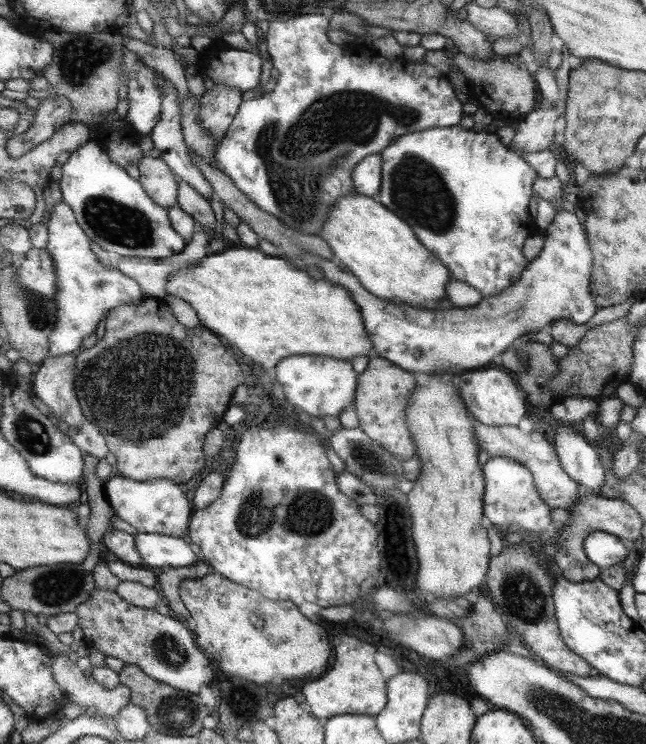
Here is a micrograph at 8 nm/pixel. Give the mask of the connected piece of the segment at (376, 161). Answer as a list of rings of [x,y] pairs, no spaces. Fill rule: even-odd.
[[[380,154],[365,156],[354,167],[352,180],[357,194],[376,198],[382,183],[382,158]]]

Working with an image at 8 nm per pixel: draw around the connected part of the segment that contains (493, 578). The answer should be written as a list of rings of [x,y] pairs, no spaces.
[[[505,546],[489,560],[488,580],[485,592],[503,618],[508,629],[518,634],[522,643],[538,658],[543,665],[552,670],[566,672],[573,676],[587,676],[591,665],[577,656],[564,644],[556,621],[552,599],[553,580],[547,576],[531,554],[523,546]]]

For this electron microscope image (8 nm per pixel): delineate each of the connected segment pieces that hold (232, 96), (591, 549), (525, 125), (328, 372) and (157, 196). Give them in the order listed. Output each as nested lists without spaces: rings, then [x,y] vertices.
[[[215,84],[199,101],[200,111],[196,120],[214,144],[219,144],[231,126],[232,118],[239,111],[243,101],[242,92],[224,84]]]
[[[591,530],[583,541],[585,556],[597,568],[609,568],[628,556],[627,542],[605,531]]]
[[[542,101],[539,109],[525,115],[519,122],[508,148],[517,155],[547,149],[554,140],[553,123],[557,122],[557,117],[556,106],[551,107],[551,104]]]
[[[295,355],[281,359],[275,367],[276,381],[281,385],[285,400],[306,414],[338,417],[353,402],[353,392],[357,374],[353,372],[351,362],[329,358],[328,356]]]
[[[144,156],[137,164],[138,180],[153,201],[161,208],[168,209],[176,205],[178,188],[171,170],[163,164],[163,161],[159,157]]]

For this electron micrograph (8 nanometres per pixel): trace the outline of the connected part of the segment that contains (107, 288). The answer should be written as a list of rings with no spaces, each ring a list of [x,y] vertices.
[[[64,200],[51,209],[50,219],[47,223],[49,239],[47,250],[53,255],[58,268],[58,302],[57,327],[51,334],[50,357],[61,357],[77,354],[82,350],[81,344],[86,336],[93,334],[95,326],[99,324],[99,316],[105,310],[117,306],[137,306],[145,298],[142,289],[136,280],[125,276],[118,270],[111,270],[111,266],[103,268],[97,264],[93,256],[88,232],[81,228],[76,213]]]

